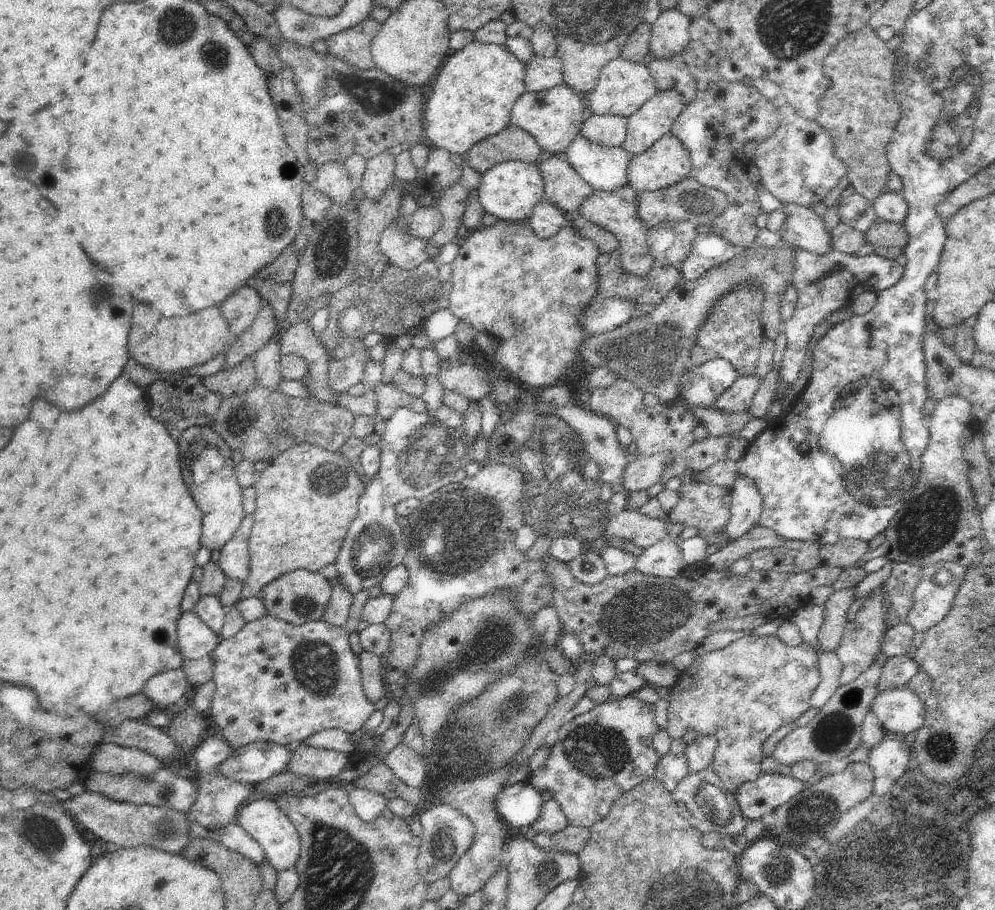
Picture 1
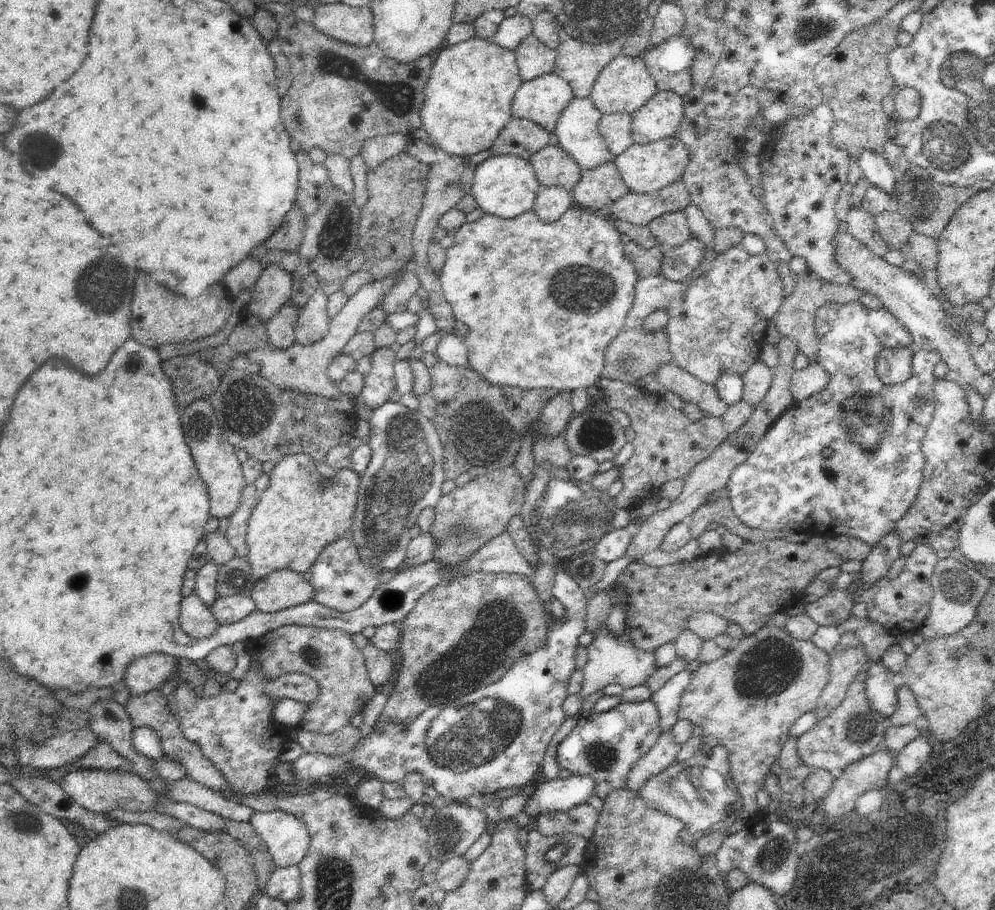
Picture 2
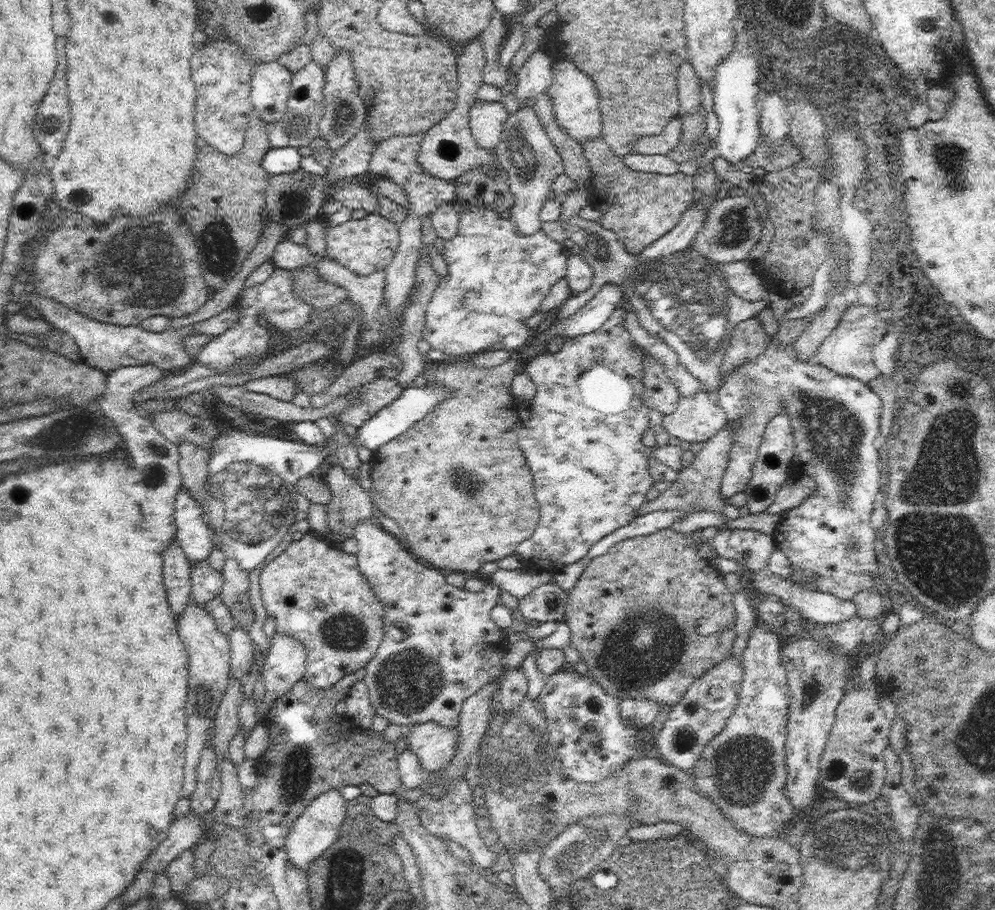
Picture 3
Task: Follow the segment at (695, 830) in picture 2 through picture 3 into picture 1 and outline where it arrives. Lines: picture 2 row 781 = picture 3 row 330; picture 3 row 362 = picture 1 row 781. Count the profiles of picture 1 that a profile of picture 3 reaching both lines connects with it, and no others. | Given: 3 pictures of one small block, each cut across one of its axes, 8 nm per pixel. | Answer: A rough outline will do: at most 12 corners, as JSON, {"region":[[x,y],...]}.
{"region":[[689,772],[672,795],[703,835],[736,836],[751,820],[717,774]]}

